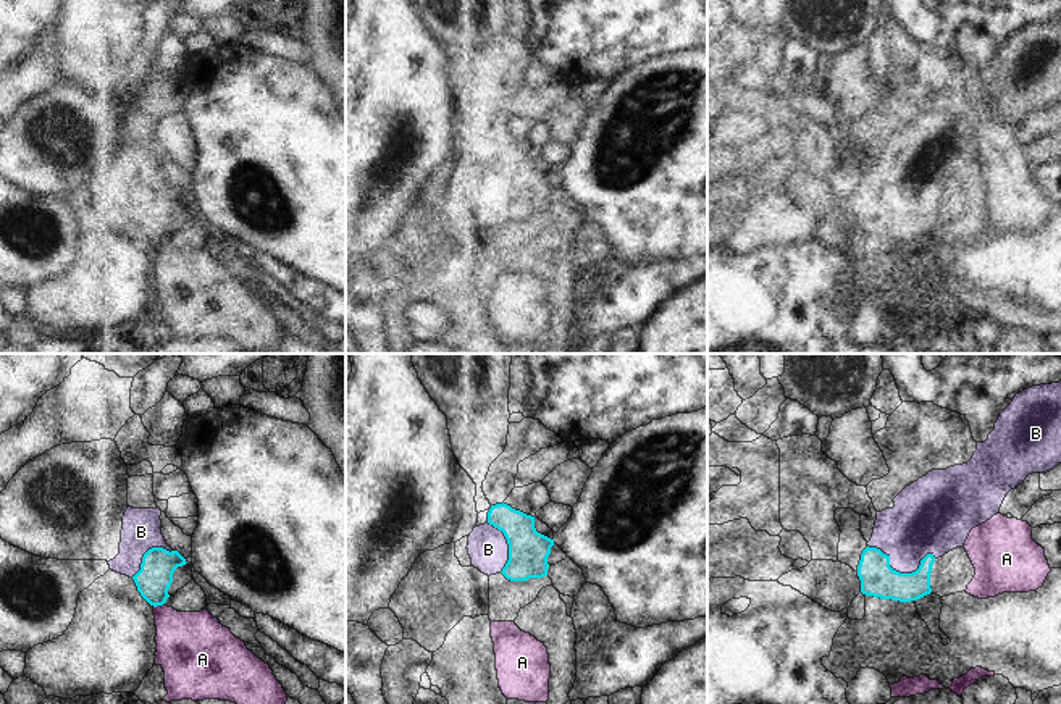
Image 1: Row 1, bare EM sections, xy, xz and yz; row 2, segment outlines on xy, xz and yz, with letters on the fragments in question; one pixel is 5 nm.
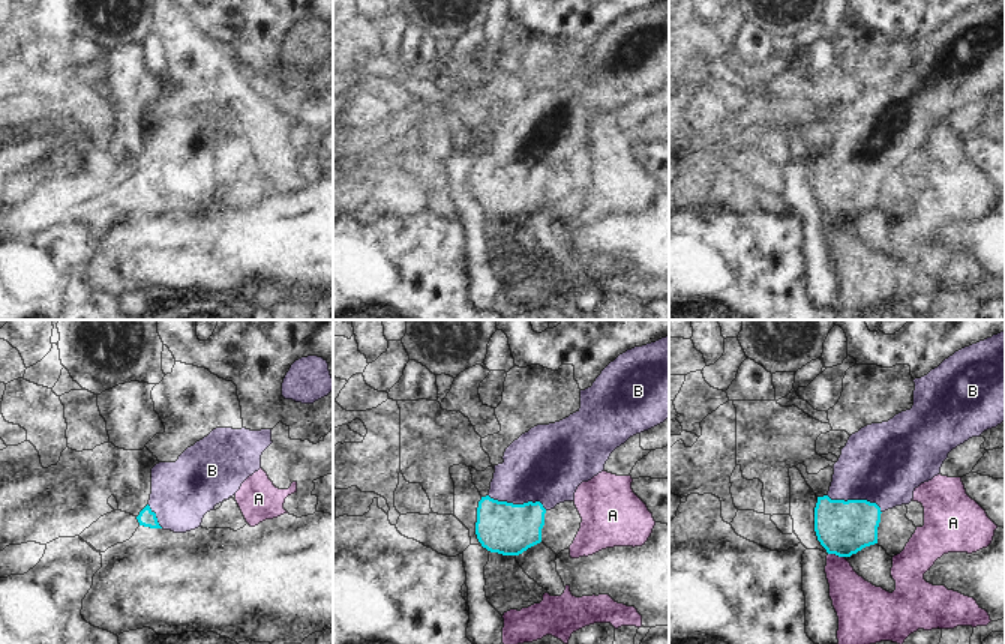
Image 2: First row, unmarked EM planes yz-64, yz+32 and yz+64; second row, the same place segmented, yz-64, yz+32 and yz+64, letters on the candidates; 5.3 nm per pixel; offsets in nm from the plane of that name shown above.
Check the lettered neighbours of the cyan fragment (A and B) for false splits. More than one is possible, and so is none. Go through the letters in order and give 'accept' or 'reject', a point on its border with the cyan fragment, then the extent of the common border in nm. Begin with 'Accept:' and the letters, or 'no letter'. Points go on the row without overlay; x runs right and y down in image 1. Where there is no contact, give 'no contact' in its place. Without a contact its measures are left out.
Accept: B
A: reject; meets cyan in xy at (159, 243); contact 60 nm long
B: accept; meets cyan in yz at (898, 210); contact 360 nm long

